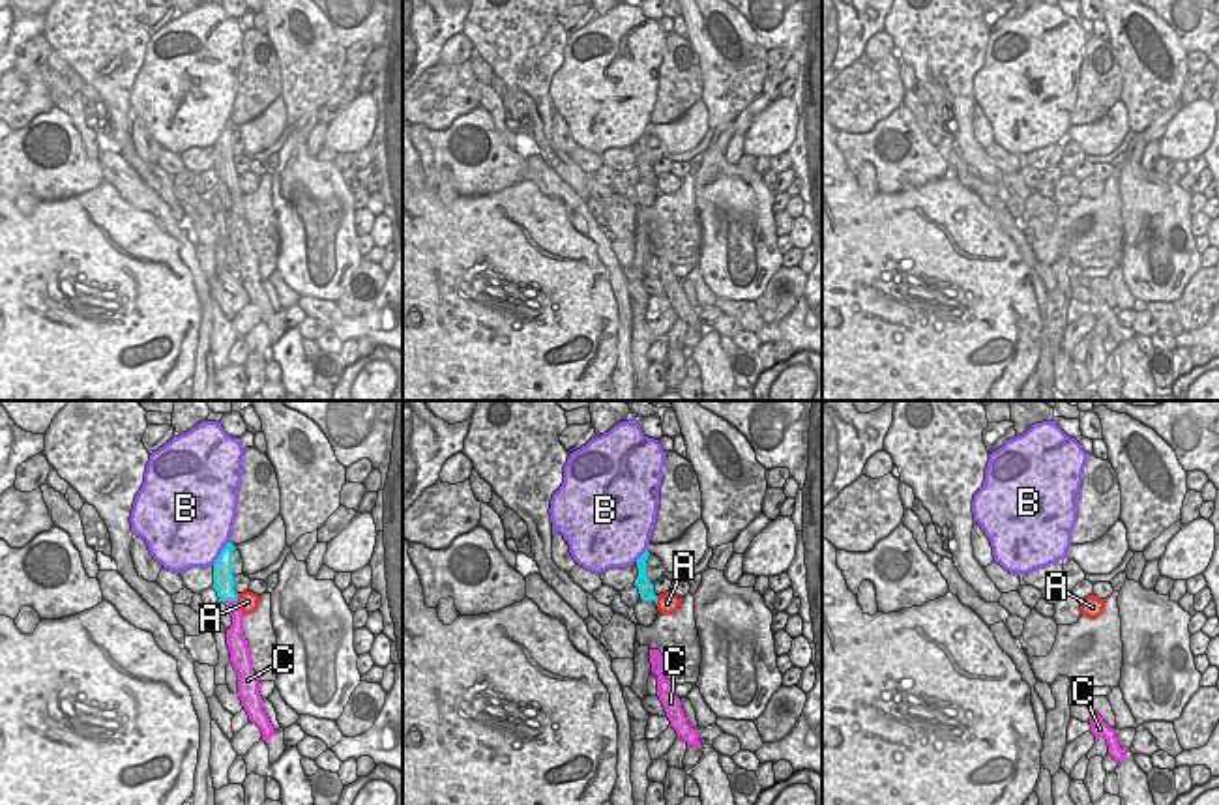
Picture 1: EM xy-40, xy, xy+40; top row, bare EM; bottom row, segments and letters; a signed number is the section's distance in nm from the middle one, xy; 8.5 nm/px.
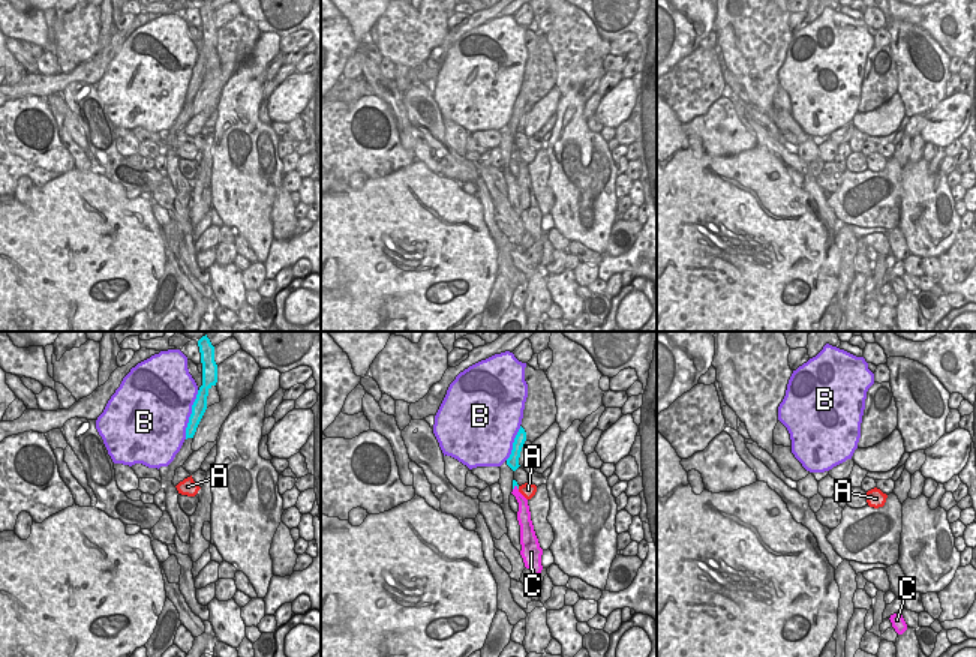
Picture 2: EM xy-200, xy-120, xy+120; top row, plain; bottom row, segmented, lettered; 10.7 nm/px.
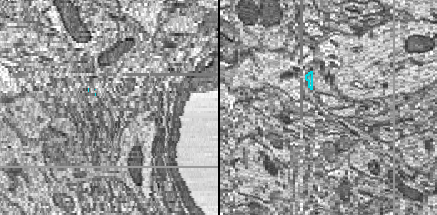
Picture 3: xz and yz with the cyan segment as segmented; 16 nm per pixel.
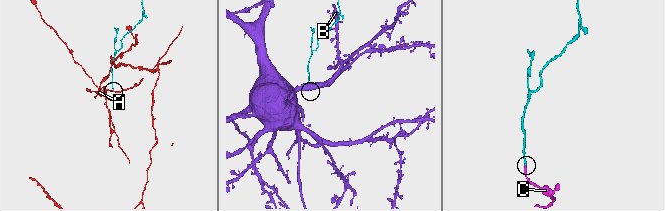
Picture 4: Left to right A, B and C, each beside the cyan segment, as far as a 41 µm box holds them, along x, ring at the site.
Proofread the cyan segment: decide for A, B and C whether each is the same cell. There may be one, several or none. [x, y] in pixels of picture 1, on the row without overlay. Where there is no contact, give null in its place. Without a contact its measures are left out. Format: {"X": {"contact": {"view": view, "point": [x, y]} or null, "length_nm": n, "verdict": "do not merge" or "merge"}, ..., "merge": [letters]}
{"A": {"contact": {"view": "xy", "point": [656, 180]}, "length_nm": 80, "verdict": "do not merge"}, "B": {"contact": {"view": "xy-40", "point": [221, 133]}, "length_nm": 260, "verdict": "do not merge"}, "C": {"contact": {"view": "xy-40", "point": [229, 180]}, "length_nm": 130, "verdict": "merge"}, "merge": ["C"]}

